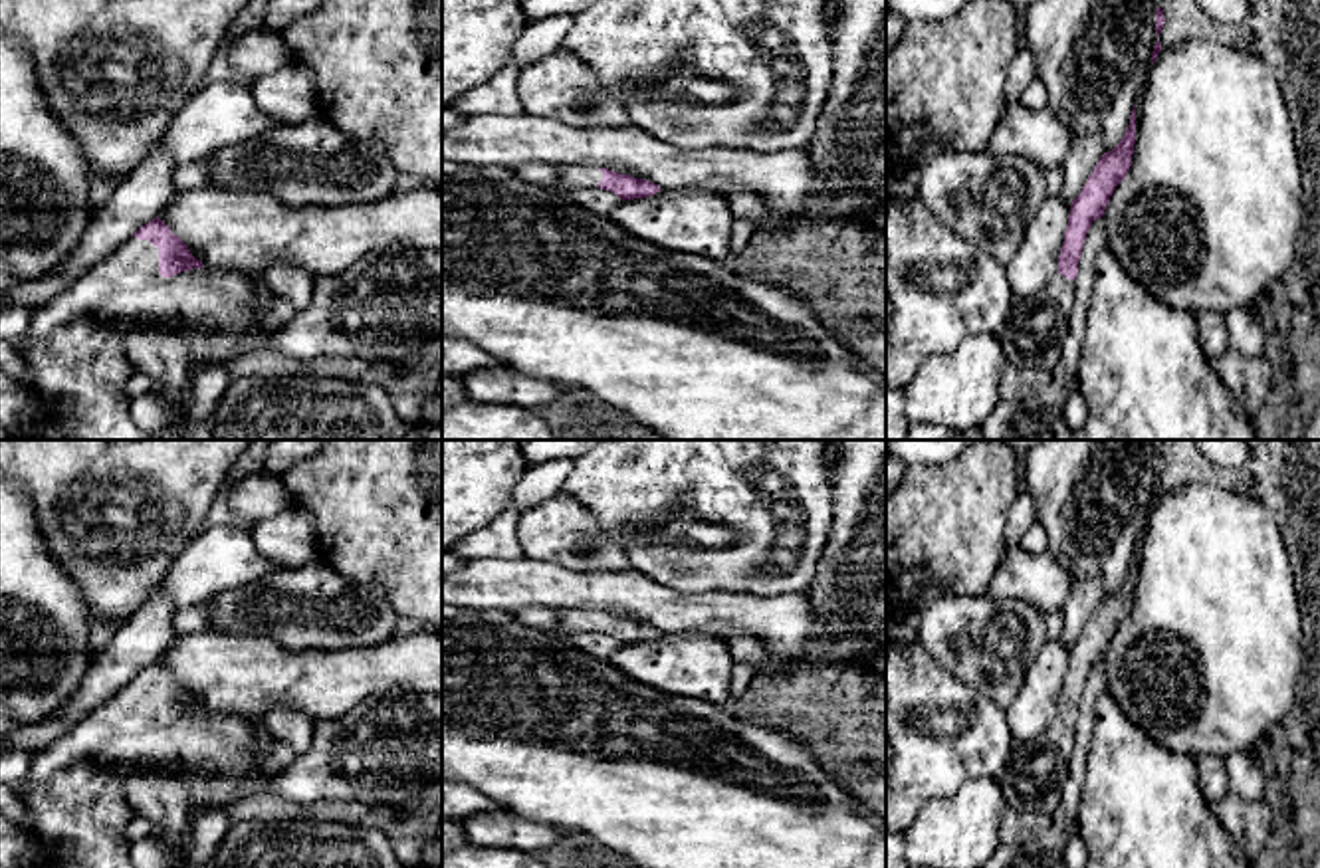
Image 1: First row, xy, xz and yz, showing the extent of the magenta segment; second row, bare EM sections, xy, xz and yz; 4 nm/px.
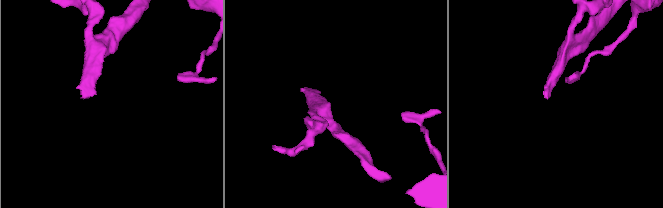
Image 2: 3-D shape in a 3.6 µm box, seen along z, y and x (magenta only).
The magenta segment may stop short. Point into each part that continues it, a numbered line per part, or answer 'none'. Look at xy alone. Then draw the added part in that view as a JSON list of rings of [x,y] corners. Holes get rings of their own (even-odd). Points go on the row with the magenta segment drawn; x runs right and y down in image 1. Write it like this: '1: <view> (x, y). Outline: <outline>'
1: xy (123, 292). Outline: [[[131,236],[115,252],[89,268],[65,291],[32,309],[16,351],[48,341],[73,323],[95,323],[123,341],[133,329],[194,337],[244,337],[252,351],[268,349],[268,339],[293,315],[277,297],[266,299],[258,315],[254,277],[192,268],[172,277],[159,273],[159,250]]]

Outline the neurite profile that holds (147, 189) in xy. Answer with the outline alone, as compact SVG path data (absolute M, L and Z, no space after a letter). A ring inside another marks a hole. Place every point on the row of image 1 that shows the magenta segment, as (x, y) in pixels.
M155 153L143 159L121 180L111 198L95 210L91 224L67 264L52 275L8 289L0 295L0 307L18 303L36 309L65 291L89 268L115 252L141 226L155 220L166 208L176 194L172 184L176 166L178 163L168 153Z

